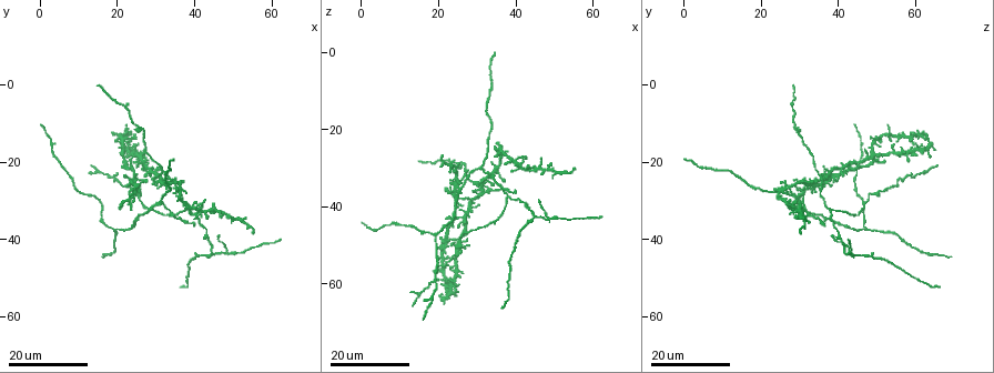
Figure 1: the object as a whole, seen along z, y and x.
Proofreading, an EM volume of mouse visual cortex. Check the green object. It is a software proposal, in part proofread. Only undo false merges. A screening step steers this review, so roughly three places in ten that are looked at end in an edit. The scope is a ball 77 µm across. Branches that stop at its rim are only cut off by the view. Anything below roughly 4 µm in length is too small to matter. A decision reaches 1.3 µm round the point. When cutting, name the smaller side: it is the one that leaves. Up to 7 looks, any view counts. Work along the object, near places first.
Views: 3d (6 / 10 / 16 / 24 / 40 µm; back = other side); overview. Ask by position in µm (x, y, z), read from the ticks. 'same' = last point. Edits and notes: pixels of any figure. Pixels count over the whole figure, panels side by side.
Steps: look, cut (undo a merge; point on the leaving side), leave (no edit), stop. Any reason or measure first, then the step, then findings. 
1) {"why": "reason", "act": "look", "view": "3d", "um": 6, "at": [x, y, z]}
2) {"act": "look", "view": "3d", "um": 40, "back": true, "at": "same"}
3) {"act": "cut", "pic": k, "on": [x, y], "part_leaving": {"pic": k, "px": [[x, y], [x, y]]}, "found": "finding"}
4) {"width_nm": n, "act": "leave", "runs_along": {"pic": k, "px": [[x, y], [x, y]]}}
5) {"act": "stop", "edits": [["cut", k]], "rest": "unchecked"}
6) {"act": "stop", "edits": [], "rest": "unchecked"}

{"why": "four or more arms meet", "act": "look", "view": "3d", "um": 24, "at": [48.5, 44.0, 43.0]}

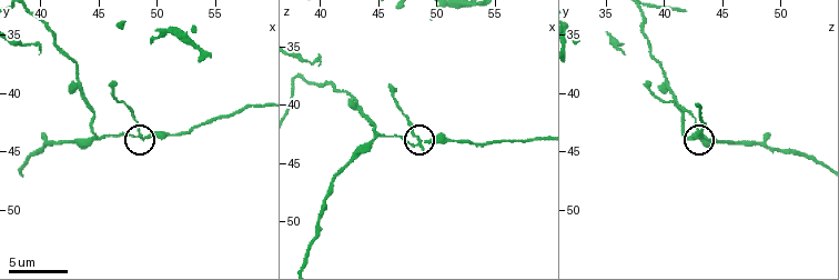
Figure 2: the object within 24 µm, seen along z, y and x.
{"act": "look", "view": "3d", "um": 10, "at": [48.4, 43.6, 43.0]}

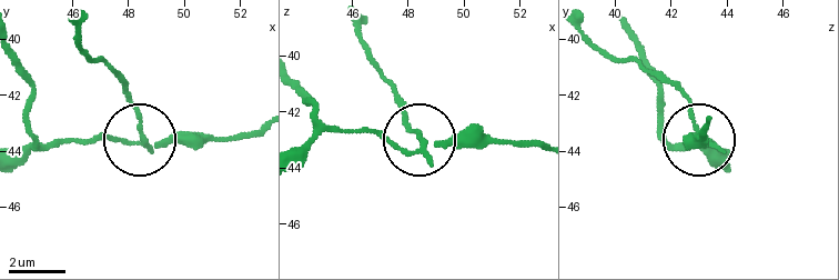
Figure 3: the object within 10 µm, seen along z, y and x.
{"act": "look", "view": "3d", "um": 6, "at": [48.5, 43.3, 43.0]}

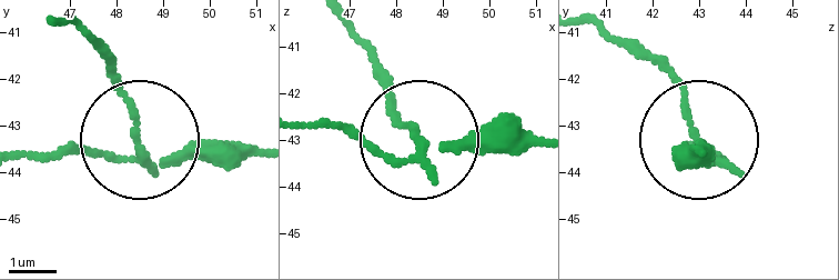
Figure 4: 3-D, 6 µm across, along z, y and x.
{"side_arm_um": 7, "act": "cut", "pic": 4, "on": [119, 93], "part_leaving": {"pic": 4, "px": [[140, 158], [124, 90], [68, 18]]}, "found": "two neurons meet here"}

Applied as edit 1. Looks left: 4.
{"why": "four-way junction", "act": "look", "view": "3d", "um": 24, "at": [34.5, 25.0, 31.0]}

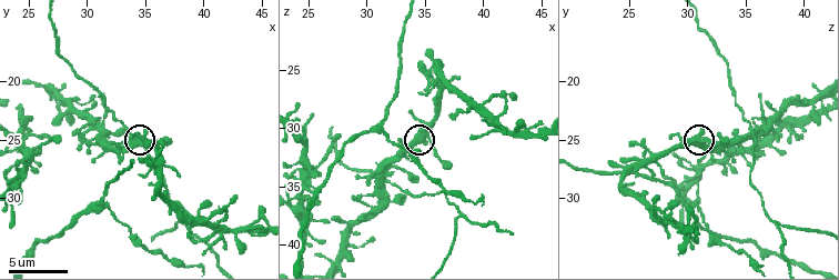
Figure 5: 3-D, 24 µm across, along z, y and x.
{"act": "look", "view": "3d", "um": 10, "at": [35.0, 25.0, 31.0]}

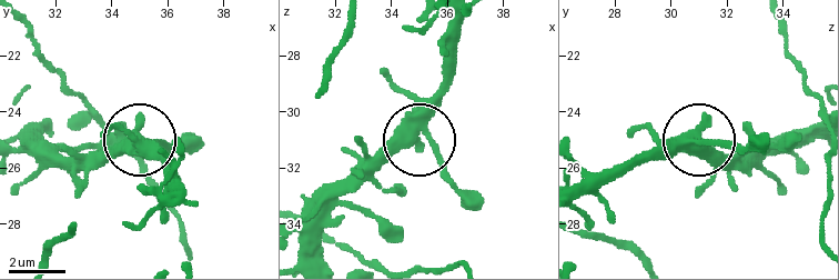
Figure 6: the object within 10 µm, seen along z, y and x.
{"arms": 4, "act": "leave", "found": "continuous, no second neuron"}

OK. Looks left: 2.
{"why": "small branch off a trunk", "act": "look", "view": "3d", "um": 10, "at": [33.4, 24.0, 35.4]}

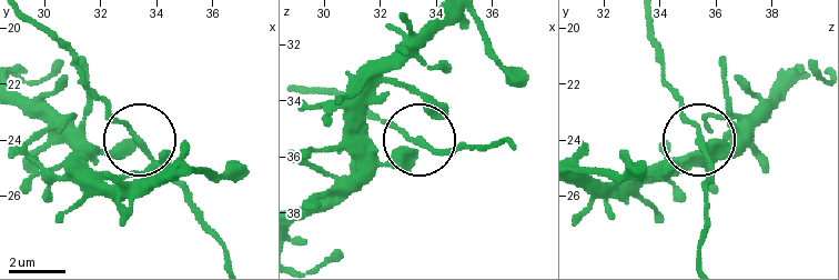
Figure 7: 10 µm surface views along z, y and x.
{"act": "leave", "found": "continuous, no second neuron"}

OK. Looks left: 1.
{"act": "stop", "edits": [["cut", 4]], "rest": "unchecked"}

